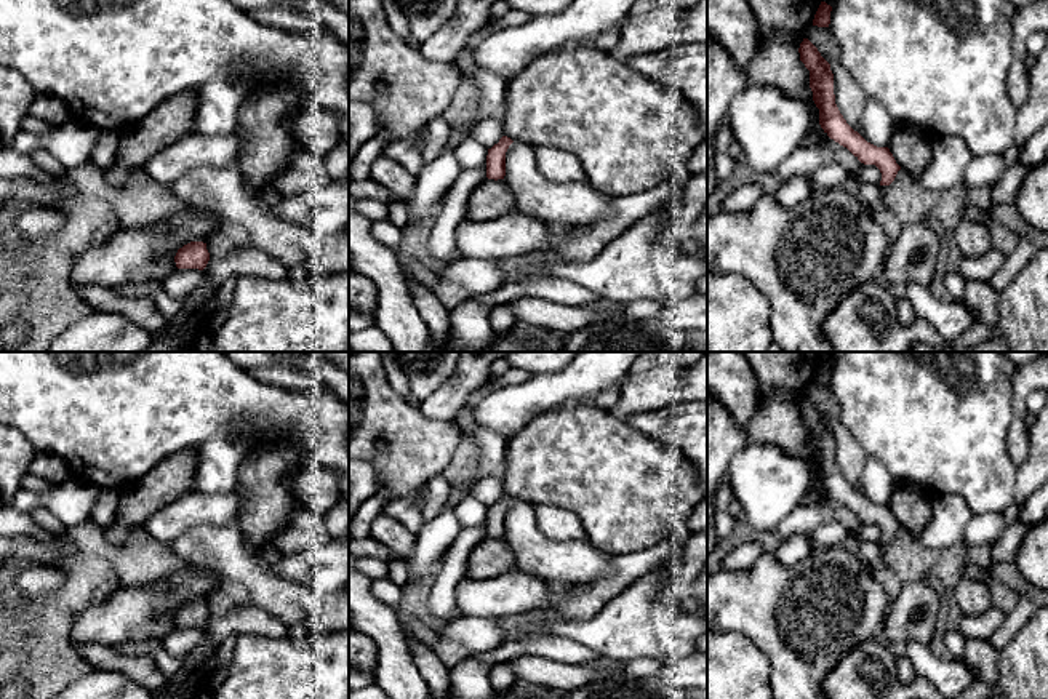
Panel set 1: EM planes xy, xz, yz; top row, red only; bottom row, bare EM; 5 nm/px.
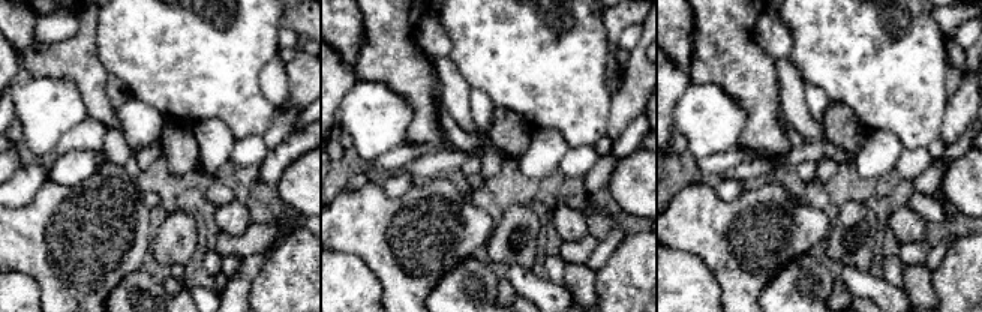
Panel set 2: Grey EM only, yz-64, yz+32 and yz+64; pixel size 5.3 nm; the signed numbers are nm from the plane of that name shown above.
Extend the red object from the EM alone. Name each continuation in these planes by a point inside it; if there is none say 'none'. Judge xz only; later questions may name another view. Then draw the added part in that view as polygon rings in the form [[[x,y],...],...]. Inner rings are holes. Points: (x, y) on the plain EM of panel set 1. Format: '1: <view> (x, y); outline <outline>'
none

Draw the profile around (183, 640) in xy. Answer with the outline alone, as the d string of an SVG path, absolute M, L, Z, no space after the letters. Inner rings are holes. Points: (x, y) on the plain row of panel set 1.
M178 627L168 633L163 640L163 648L166 653L178 659L184 659L190 651L203 645L206 633L198 627Z

